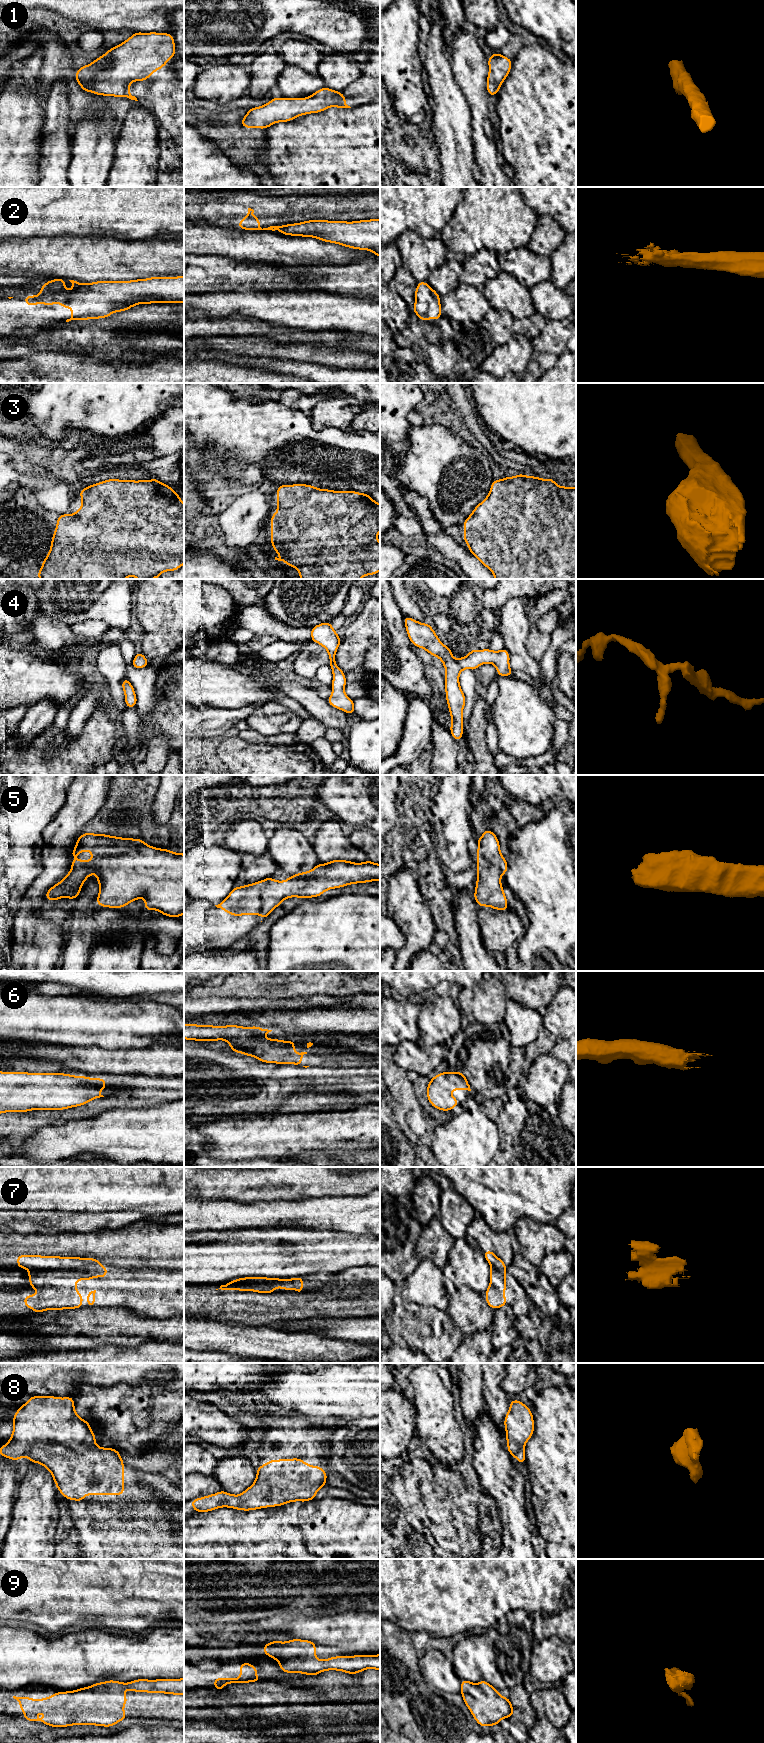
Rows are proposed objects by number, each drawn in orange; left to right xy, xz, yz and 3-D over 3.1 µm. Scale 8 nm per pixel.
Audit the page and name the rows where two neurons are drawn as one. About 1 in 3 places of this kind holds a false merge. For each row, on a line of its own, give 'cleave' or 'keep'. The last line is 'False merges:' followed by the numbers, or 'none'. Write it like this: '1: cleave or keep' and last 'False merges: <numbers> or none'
1: keep
2: keep
3: keep
4: keep
5: keep
6: keep
7: cleave
8: keep
9: keep
False merges: 7

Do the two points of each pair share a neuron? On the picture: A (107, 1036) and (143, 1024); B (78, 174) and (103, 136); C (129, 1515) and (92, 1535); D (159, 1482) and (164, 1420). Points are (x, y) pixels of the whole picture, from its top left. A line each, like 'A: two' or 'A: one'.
A: one
B: one
C: one
D: two

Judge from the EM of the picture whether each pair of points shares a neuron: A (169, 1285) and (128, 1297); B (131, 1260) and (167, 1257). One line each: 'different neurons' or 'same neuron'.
A: same neuron
B: same neuron

